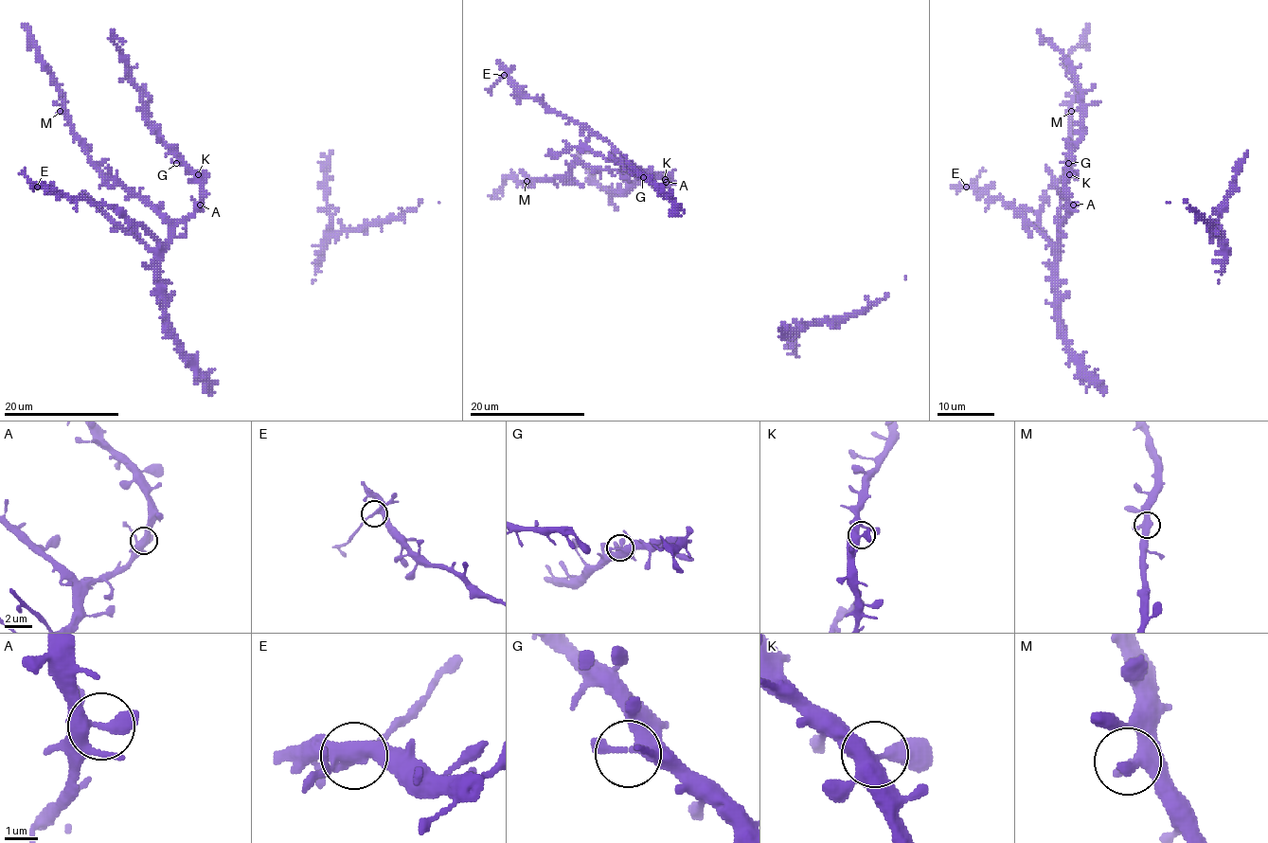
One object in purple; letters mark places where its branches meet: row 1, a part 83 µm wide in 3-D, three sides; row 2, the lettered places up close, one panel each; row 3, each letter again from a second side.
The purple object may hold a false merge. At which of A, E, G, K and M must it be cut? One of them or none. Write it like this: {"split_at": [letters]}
{"split_at": ["E"]}

